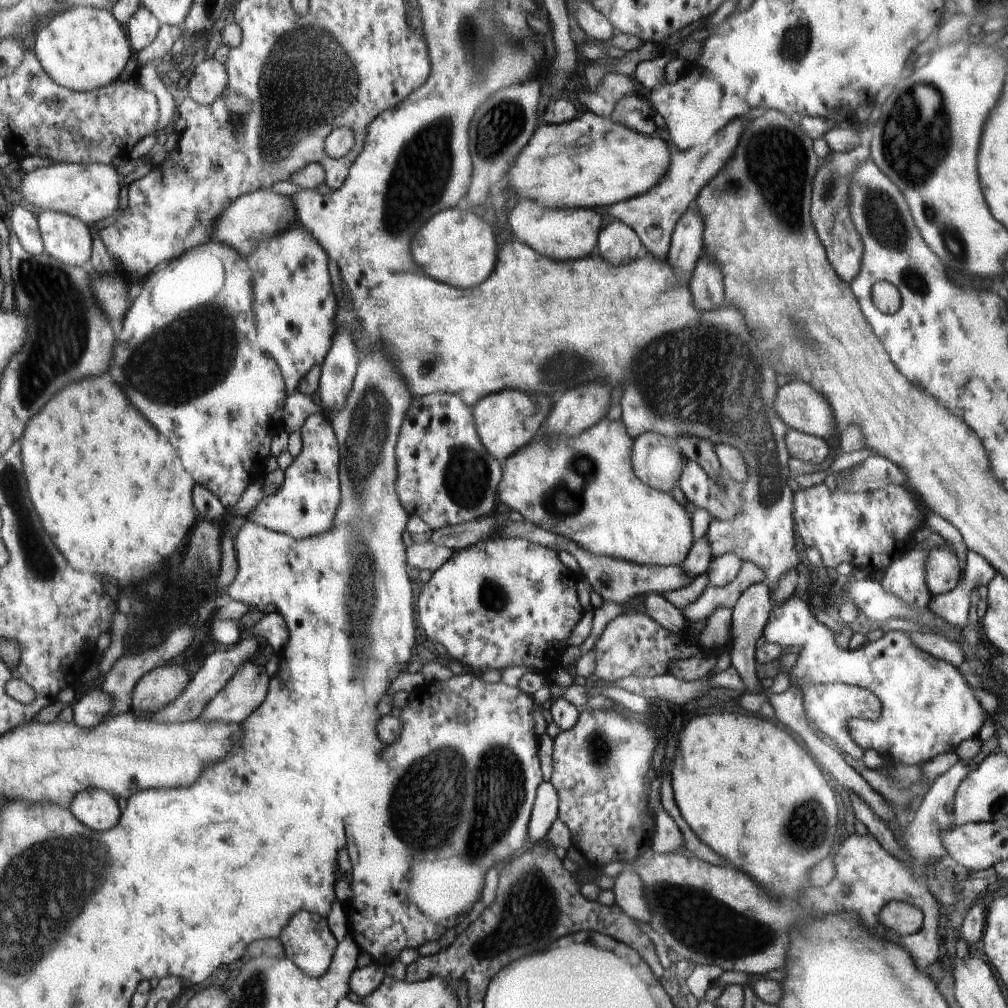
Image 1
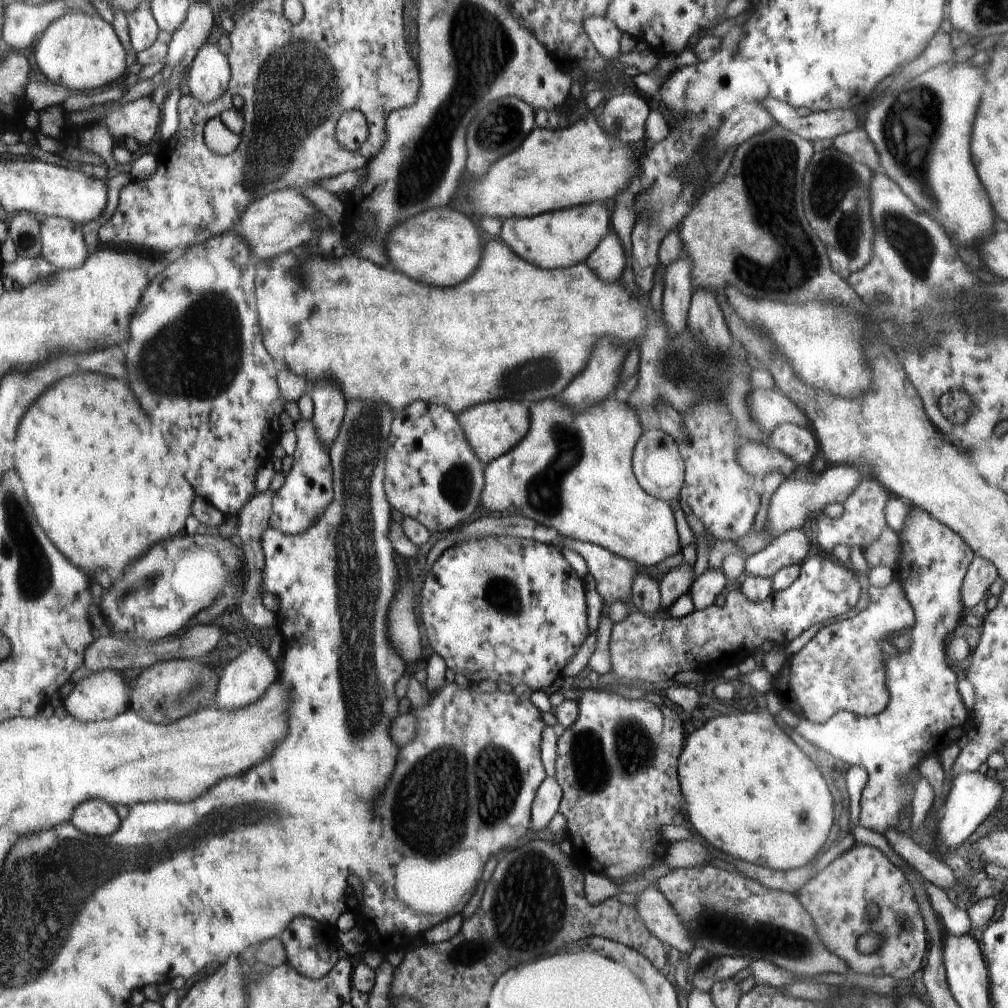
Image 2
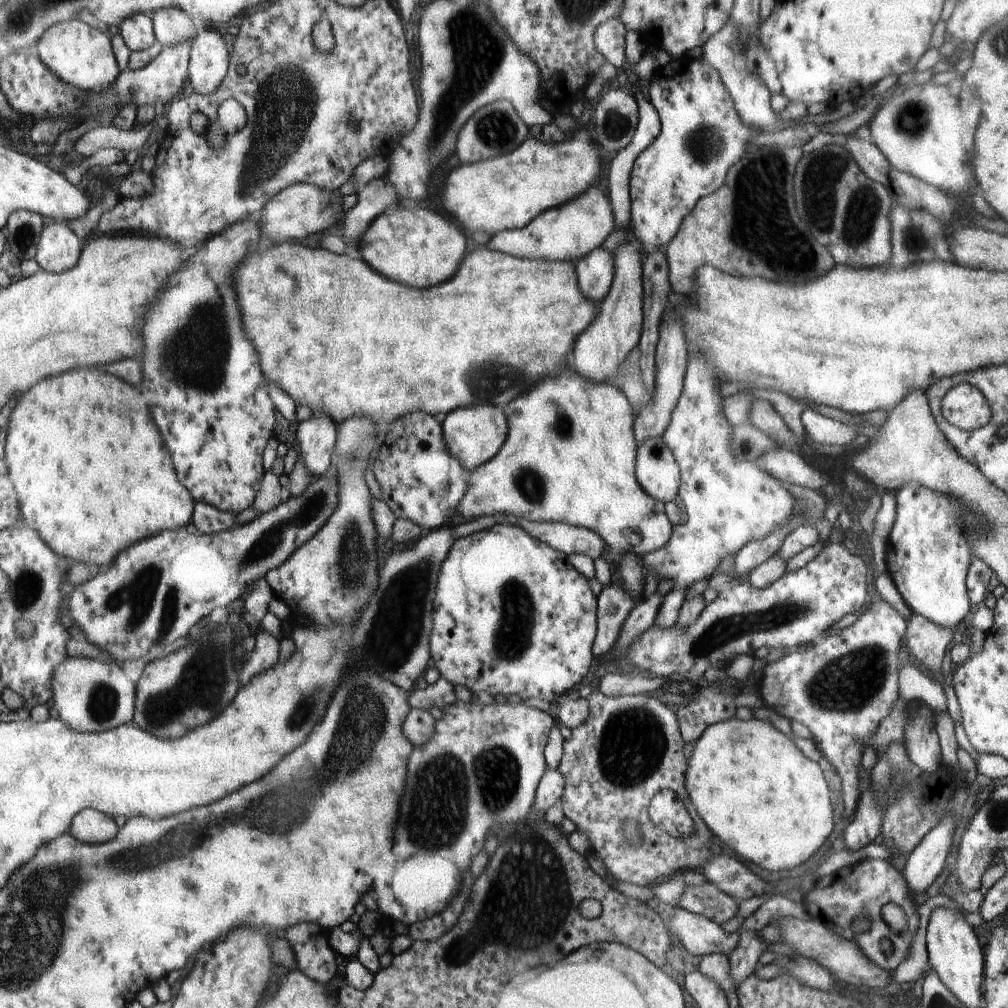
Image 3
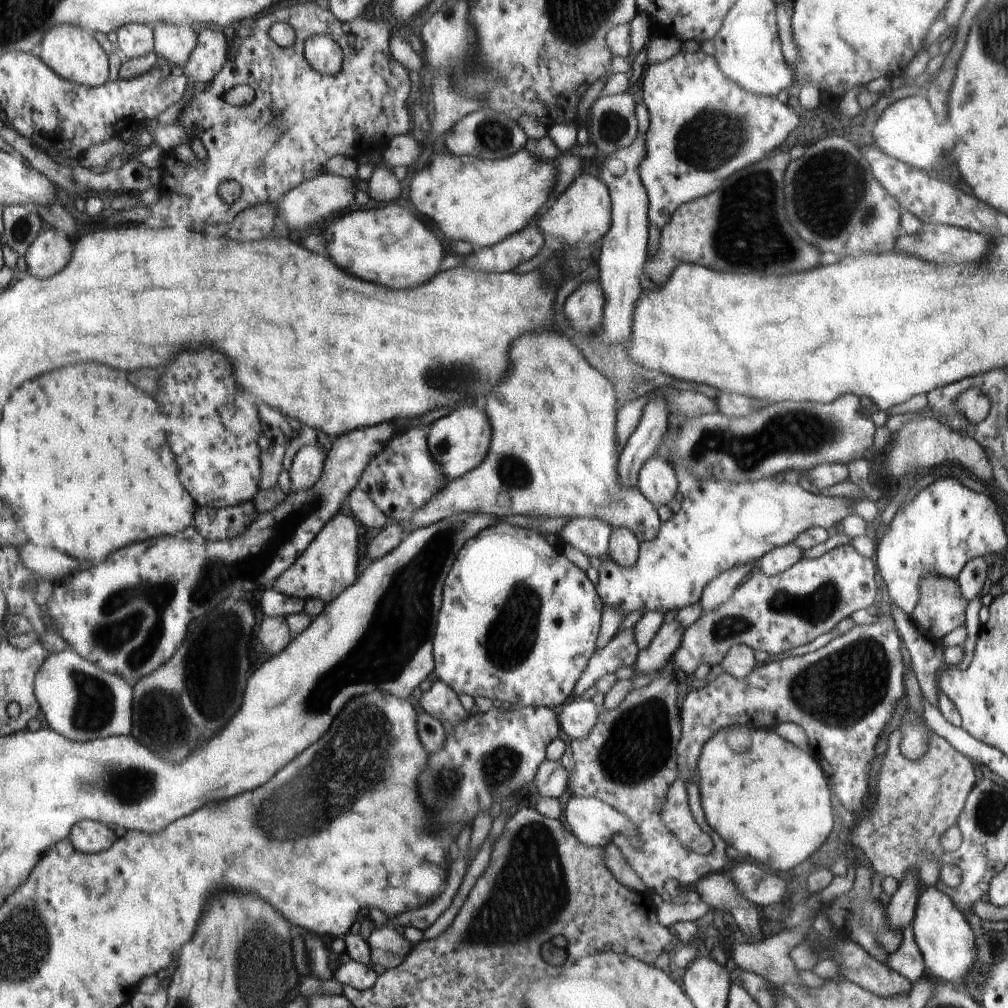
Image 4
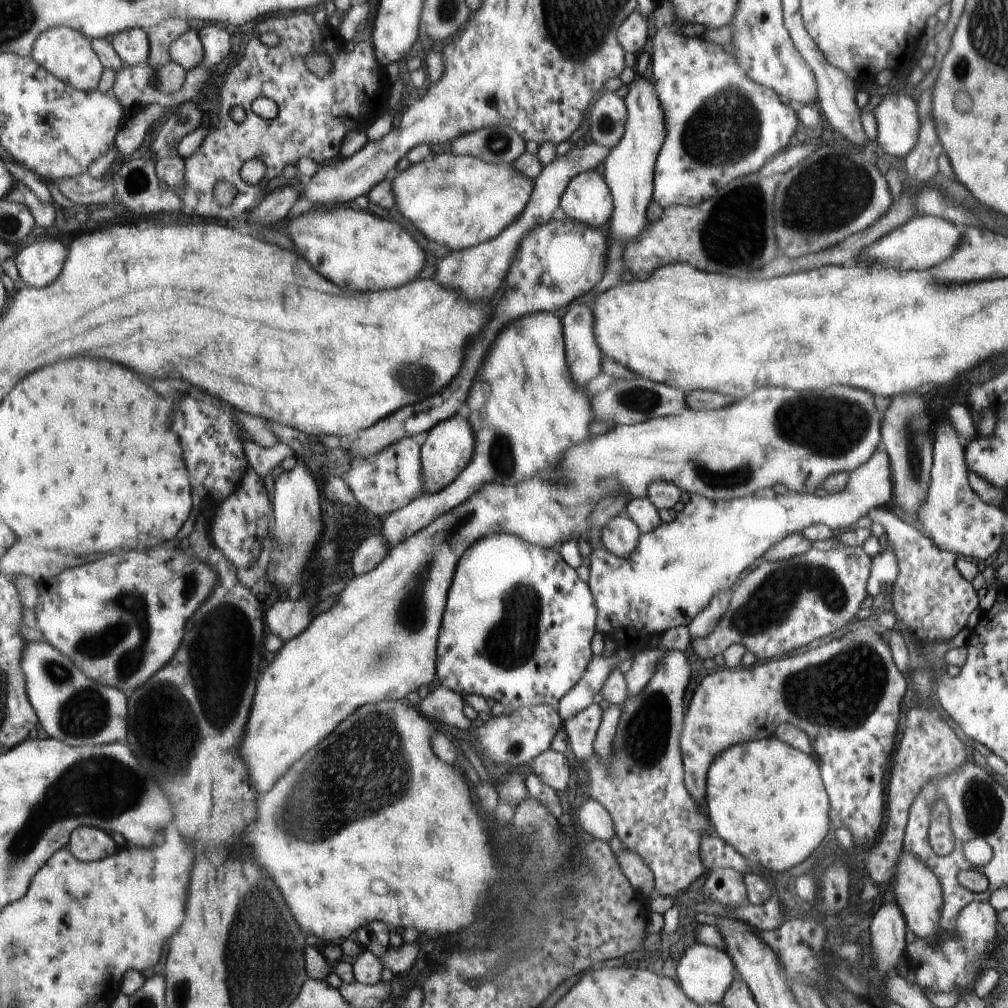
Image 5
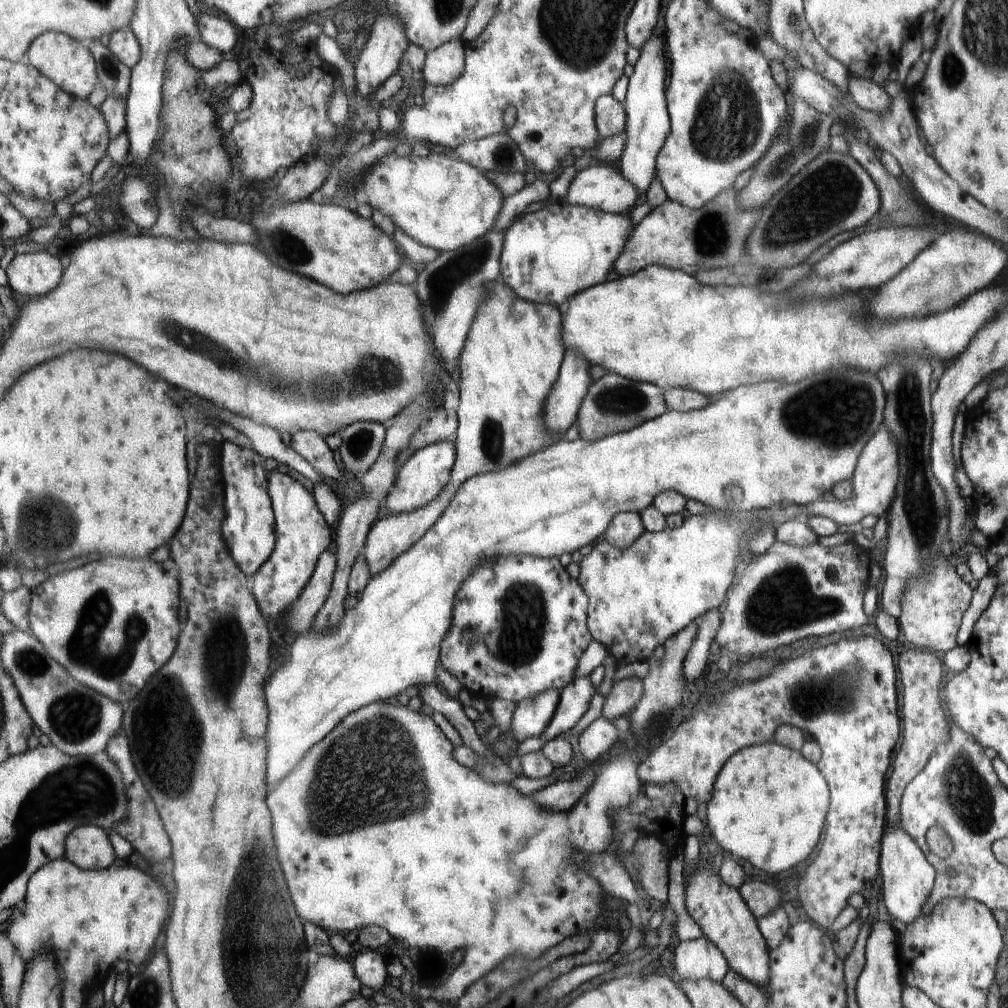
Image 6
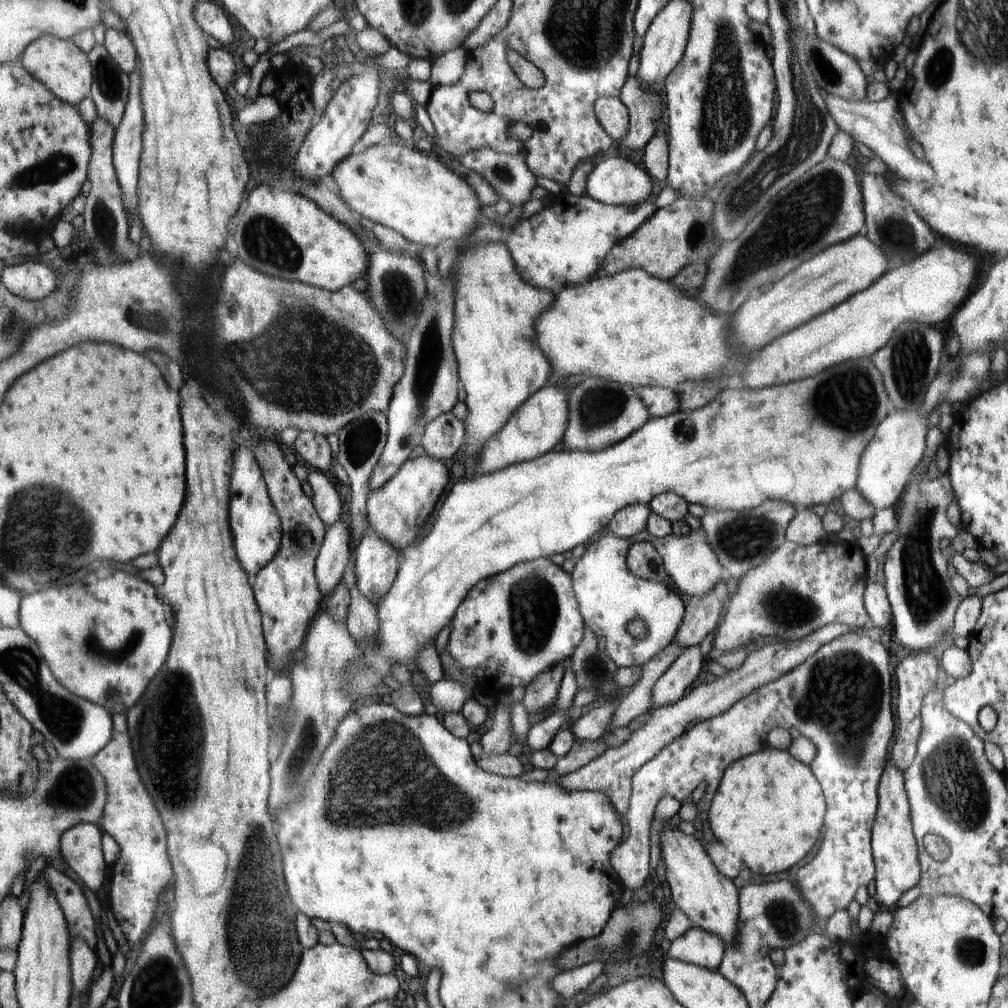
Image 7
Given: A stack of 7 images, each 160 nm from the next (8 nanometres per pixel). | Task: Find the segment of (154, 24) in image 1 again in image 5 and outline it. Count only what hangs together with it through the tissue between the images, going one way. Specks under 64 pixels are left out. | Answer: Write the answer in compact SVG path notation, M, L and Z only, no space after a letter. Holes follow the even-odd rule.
M133 28L114 34L112 46L123 63L130 66L145 64L149 57L150 45L143 28Z

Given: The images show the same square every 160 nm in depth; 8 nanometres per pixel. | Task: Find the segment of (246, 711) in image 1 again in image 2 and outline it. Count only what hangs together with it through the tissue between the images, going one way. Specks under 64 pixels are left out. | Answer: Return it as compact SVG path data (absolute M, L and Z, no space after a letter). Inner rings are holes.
M252 646L240 656L228 660L220 670L219 688L216 695L216 708L222 710L241 709L262 697L270 683L278 680L279 670L268 656L267 650L262 647Z

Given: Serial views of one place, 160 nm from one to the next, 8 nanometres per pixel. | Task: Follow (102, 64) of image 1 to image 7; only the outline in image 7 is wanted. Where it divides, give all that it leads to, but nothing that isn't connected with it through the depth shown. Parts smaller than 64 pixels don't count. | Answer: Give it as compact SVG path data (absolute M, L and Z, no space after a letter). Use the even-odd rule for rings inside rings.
M42 35L31 43L22 54L22 65L36 76L44 86L65 103L76 106L88 97L92 86L92 65L90 58L72 42L54 35Z

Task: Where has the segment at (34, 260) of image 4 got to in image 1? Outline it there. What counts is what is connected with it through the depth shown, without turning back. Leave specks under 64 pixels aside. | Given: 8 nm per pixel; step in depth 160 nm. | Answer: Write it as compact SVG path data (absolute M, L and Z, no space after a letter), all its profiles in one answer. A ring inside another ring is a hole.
M44 209L37 217L44 253L65 265L86 267L94 252L93 236L78 217Z

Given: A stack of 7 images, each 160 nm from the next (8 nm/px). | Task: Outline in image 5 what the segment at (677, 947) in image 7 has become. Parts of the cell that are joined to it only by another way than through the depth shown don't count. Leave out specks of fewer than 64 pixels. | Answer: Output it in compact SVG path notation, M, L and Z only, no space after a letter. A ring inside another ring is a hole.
M704 943L689 946L679 958L676 970L684 994L698 1006L702 1003L707 1005L720 1003L737 975L732 959L726 951Z

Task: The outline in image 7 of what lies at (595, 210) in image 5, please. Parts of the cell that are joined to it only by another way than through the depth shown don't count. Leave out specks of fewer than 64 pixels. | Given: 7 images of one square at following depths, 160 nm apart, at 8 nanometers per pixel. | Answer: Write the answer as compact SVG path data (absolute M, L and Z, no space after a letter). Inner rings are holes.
M606 157L588 175L585 194L602 204L631 207L648 201L652 192L650 177L626 158Z

